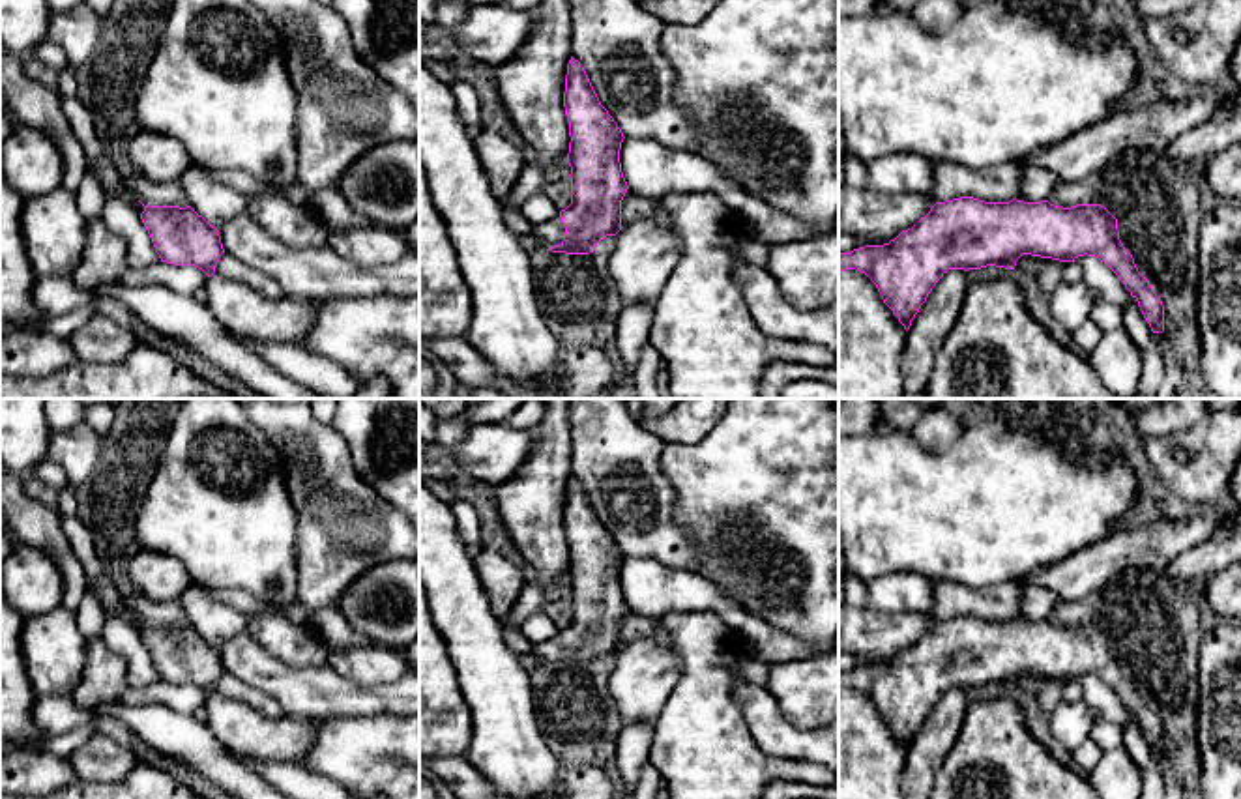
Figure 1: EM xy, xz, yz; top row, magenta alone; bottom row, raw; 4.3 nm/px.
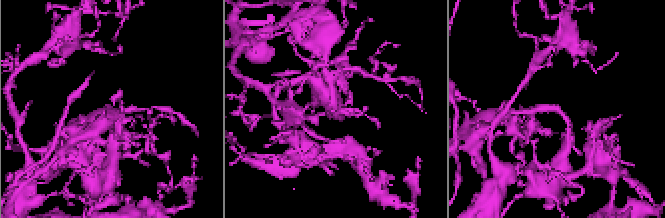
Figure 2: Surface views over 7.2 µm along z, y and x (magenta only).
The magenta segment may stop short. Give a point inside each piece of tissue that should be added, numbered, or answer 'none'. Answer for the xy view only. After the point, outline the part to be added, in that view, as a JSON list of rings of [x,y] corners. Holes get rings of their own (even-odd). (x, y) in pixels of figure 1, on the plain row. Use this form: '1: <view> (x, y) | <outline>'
1: xy (111, 599) | [[[101,576],[94,584],[94,593],[99,599],[103,612],[127,619],[139,634],[144,631],[144,625],[139,621],[133,608],[125,603],[124,593],[107,576]]]

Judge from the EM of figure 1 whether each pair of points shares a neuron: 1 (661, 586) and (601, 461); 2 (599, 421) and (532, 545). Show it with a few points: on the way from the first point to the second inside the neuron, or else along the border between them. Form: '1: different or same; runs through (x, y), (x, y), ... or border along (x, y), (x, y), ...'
1: different; border along (626, 554), (654, 558), (689, 571)
2: different; border along (569, 429), (571, 474)

